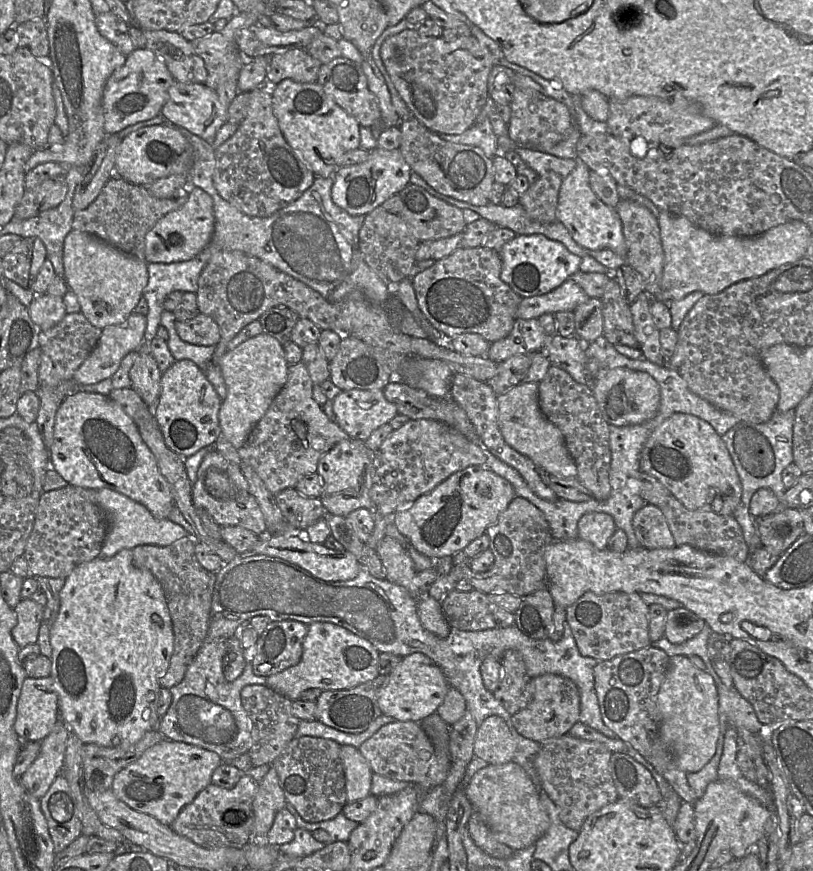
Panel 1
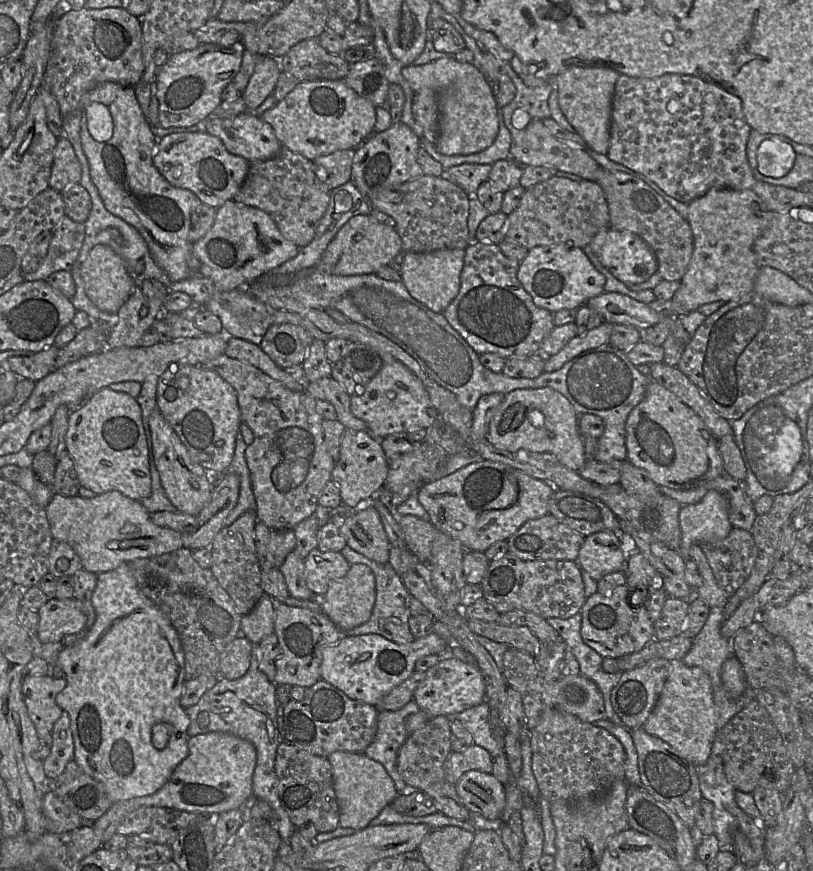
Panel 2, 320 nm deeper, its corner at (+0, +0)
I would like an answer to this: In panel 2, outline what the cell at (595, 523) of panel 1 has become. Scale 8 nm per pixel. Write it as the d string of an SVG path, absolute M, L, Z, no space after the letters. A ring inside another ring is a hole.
M600 531L593 533L584 539L578 554L579 565L588 573L595 581L601 580L604 576L623 571L626 563L626 542L621 542L618 536L610 531Z

